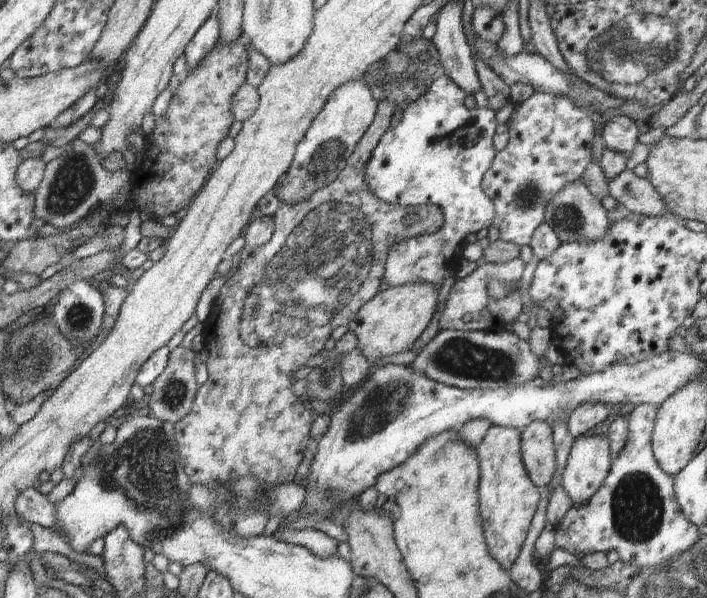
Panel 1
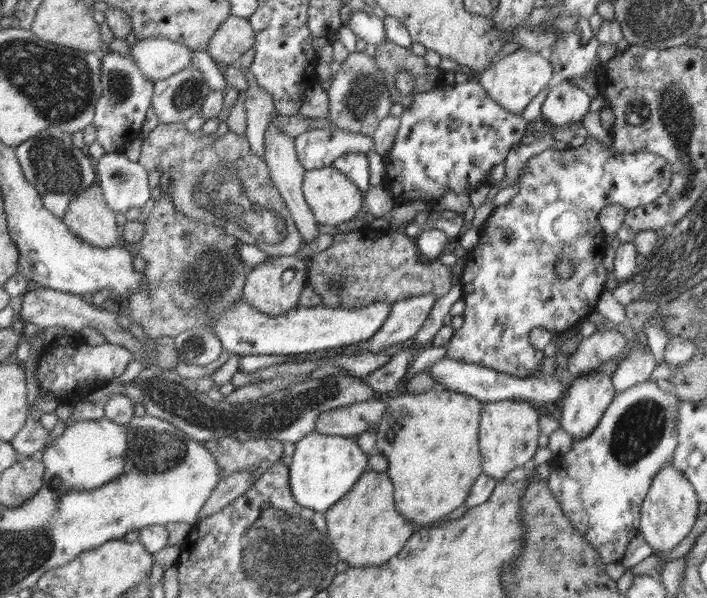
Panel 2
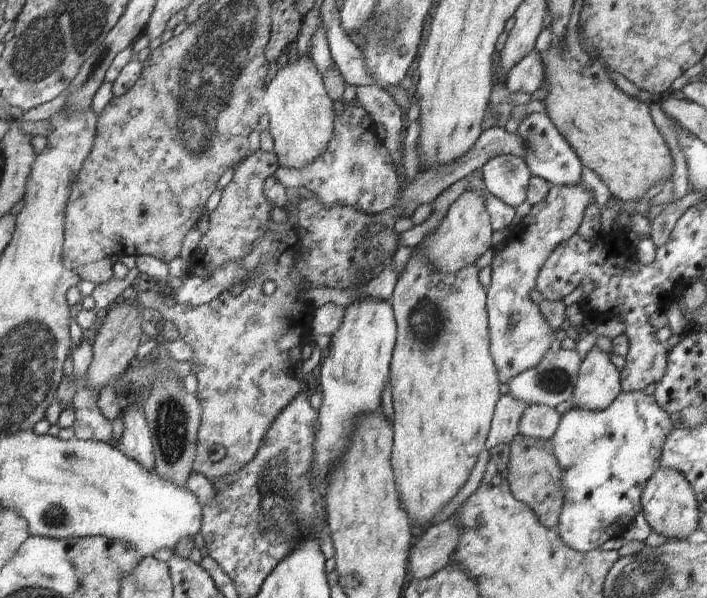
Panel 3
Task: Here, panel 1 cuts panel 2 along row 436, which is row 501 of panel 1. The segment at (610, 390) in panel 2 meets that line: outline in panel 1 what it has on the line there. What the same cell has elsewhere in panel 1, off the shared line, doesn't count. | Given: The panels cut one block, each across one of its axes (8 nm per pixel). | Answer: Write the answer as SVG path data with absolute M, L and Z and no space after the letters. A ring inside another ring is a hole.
M592 434L575 438L561 476L562 488L574 505L587 503L595 494L608 476L611 462L607 436Z

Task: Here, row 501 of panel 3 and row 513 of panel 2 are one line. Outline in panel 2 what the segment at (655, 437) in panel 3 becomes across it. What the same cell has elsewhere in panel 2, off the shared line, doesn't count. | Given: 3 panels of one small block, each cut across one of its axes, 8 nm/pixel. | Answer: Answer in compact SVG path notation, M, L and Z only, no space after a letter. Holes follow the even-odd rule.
M655 381L642 382L615 397L604 411L592 434L572 442L572 448L549 460L552 472L548 487L574 529L598 552L604 565L620 562L628 544L639 534L642 501L656 473L672 462L678 445L678 405L680 400L672 391L663 391Z

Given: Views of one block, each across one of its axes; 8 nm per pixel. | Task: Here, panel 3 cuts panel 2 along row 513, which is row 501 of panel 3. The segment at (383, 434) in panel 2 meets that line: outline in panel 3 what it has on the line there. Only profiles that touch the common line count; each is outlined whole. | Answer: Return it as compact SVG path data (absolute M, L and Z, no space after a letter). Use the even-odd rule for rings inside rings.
M412 250L388 302L397 328L388 376L394 408L391 452L393 478L406 514L413 523L430 526L430 522L466 484L480 452L486 449L491 420L501 397L501 382L490 352L487 294L480 284L479 270L475 264L454 274L444 274L432 264L426 264L420 252ZM440 344L446 344L446 348L442 352L432 350L432 362L428 362L428 346Z

